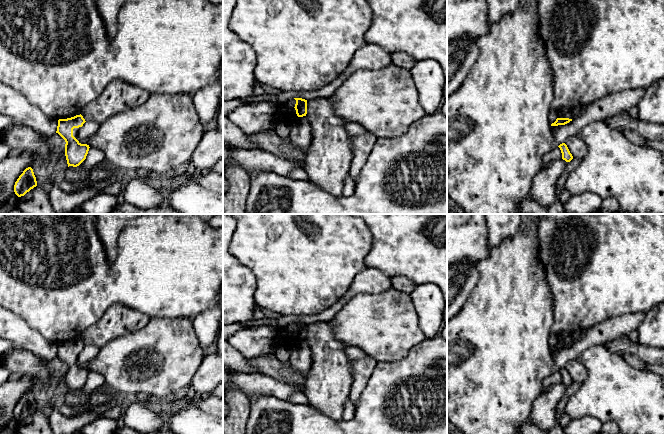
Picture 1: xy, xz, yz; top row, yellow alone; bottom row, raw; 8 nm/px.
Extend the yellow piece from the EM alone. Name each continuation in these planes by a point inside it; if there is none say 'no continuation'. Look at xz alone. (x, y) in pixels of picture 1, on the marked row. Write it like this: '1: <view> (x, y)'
no continuation

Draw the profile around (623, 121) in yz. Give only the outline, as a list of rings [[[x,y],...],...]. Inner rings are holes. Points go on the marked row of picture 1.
[[[628,111],[618,113],[603,120],[612,129],[620,132],[626,130],[637,131],[644,139],[664,142],[664,124],[653,124],[632,118]]]

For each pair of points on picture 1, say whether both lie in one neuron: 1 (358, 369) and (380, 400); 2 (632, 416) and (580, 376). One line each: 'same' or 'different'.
1: different
2: different

